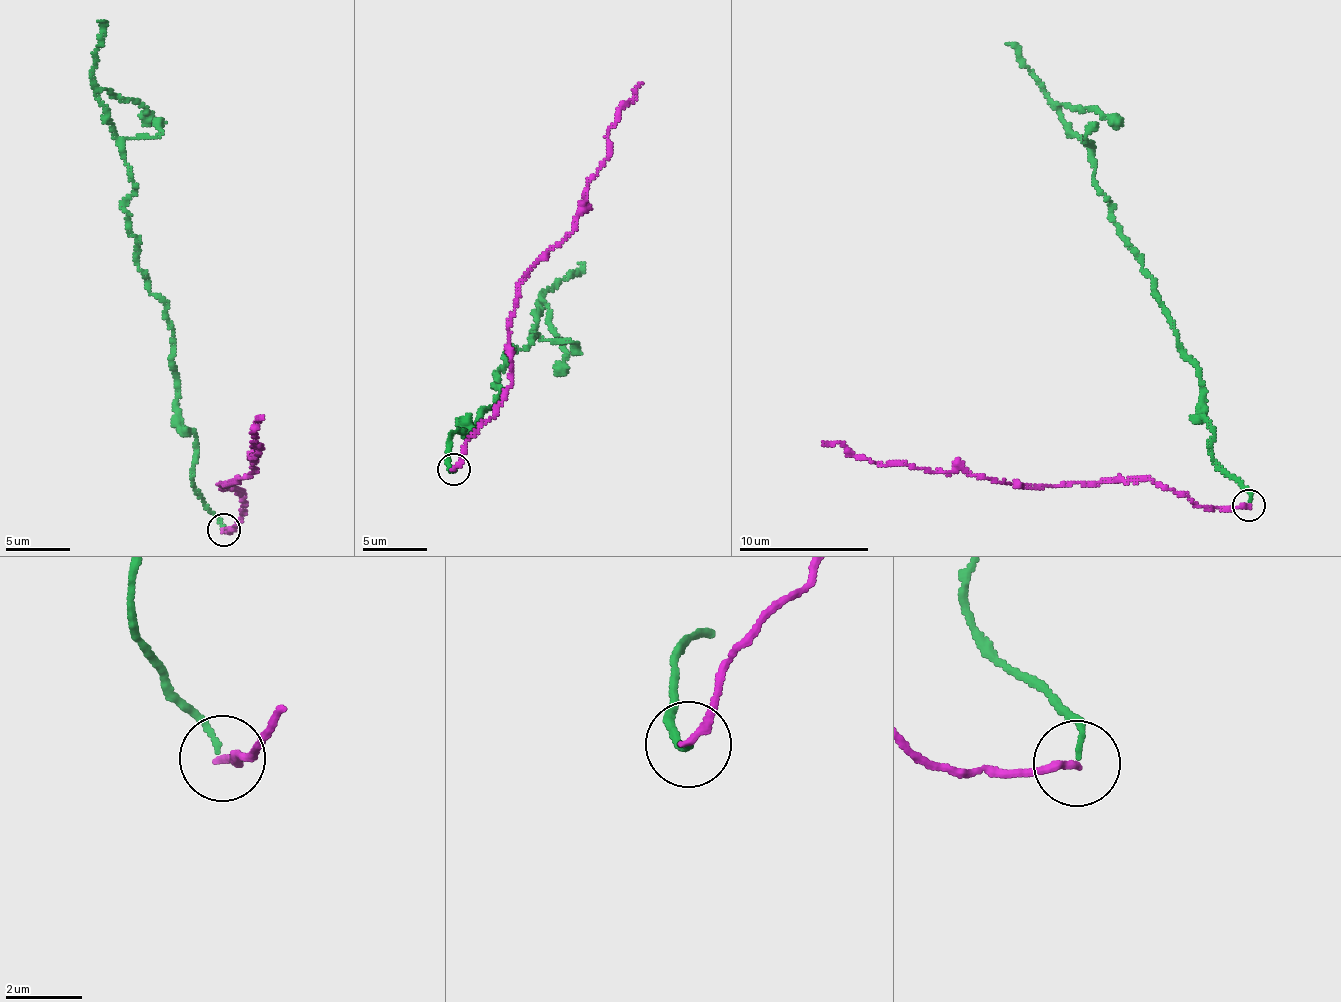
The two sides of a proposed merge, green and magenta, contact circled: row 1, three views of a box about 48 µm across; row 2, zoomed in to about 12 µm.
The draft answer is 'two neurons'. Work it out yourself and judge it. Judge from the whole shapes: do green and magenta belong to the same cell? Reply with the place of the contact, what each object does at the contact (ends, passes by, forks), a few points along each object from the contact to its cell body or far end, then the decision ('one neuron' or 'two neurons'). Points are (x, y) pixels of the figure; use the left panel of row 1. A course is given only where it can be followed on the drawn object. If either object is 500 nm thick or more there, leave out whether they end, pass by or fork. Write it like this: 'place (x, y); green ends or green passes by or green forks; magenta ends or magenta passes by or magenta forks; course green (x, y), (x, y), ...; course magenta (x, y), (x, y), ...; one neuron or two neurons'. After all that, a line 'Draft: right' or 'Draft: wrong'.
place (223, 529); green ends; magenta ends; course green (221, 529), (192, 476), (173, 325), (138, 267), (134, 188), (99, 92), (144, 107), (145, 123); course magenta (224, 529), (235, 526), (244, 493), (218, 484), (251, 476), (263, 419); two neurons
Draft: right

